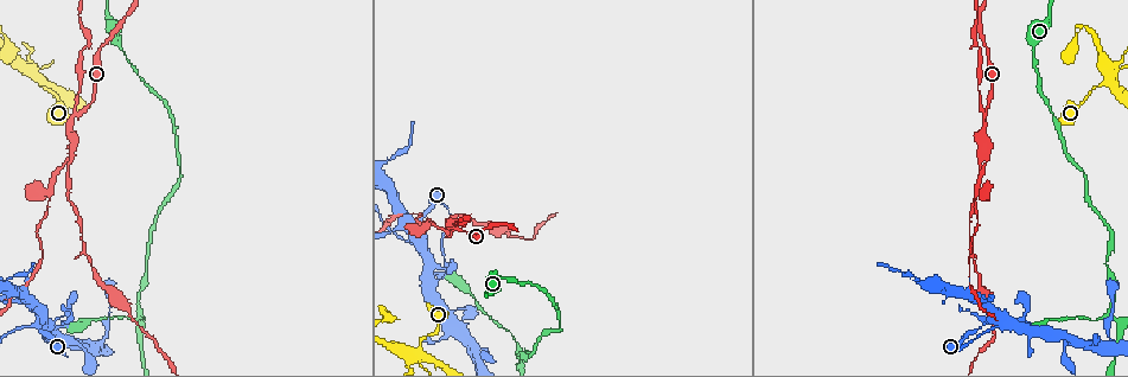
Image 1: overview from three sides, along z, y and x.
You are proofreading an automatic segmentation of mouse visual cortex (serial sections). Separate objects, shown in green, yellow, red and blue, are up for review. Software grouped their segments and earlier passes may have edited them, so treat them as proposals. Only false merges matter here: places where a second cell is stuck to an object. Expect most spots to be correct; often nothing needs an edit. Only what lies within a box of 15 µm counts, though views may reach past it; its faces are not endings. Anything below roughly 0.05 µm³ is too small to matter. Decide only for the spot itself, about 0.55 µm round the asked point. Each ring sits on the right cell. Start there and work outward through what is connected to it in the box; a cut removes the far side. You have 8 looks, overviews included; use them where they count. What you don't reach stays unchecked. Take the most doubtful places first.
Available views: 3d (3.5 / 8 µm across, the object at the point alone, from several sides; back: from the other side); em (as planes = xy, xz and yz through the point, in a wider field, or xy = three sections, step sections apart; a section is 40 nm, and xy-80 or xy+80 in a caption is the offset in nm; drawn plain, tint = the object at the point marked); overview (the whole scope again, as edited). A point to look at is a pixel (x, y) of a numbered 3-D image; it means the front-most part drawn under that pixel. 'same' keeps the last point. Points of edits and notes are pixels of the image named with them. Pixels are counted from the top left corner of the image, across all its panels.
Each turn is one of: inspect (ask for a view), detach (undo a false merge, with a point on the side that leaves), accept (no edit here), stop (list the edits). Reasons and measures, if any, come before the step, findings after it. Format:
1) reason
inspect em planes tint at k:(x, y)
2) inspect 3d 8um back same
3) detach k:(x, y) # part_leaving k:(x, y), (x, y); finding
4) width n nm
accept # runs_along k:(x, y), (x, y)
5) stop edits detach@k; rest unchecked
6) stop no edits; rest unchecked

branch point
inspect 3d 3.5um back at 1:(74, 152)

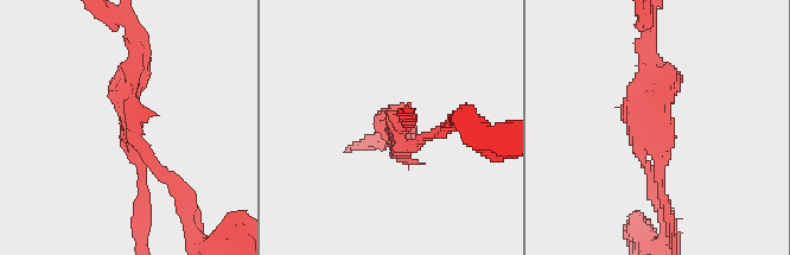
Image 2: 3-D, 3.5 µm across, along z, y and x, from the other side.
now the EM
inspect em xy step 1 tint at 2:(663, 134)

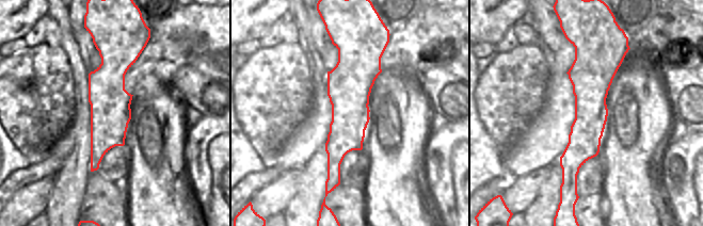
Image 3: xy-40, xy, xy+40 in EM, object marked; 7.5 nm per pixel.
another direction
inspect em planes tint same

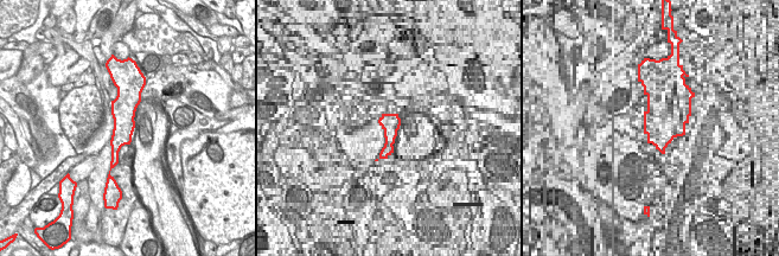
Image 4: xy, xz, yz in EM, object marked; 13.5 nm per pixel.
detach 2:(141, 190) # a second cell is stuck on

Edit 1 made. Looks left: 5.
three arms meet
inspect 3d 8um at 1:(137, 310)

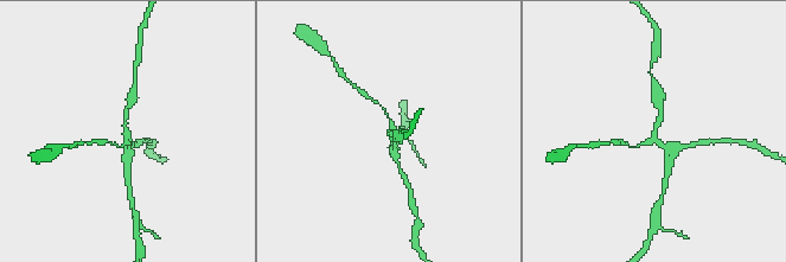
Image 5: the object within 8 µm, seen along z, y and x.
arms 3; arm_widths 100, 150, 200 nm; shape alone is not enough
inspect em xy step 1 tint at 5:(653, 137)

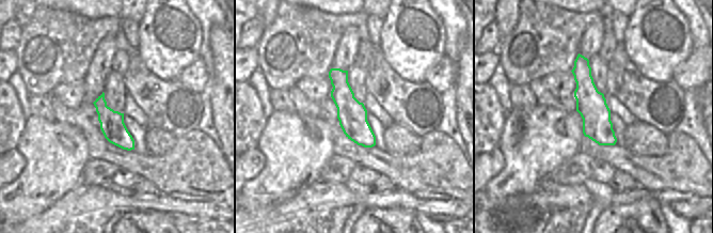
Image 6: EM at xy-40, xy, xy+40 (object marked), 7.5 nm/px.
accept # runs_along 6:(580, 58), (597, 125), (612, 142); one cell here

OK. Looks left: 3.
looks like a crossing
inspect 3d 8um at 1:(423, 238)

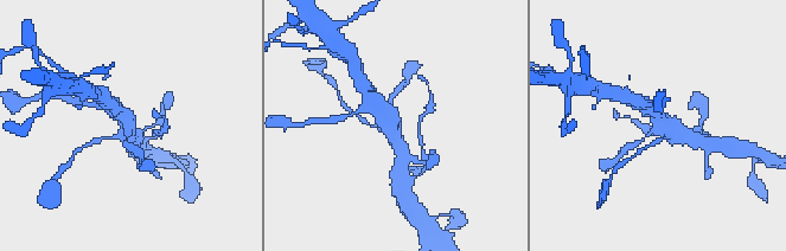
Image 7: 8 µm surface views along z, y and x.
inspect 3d 3.5um at 7:(392, 122)

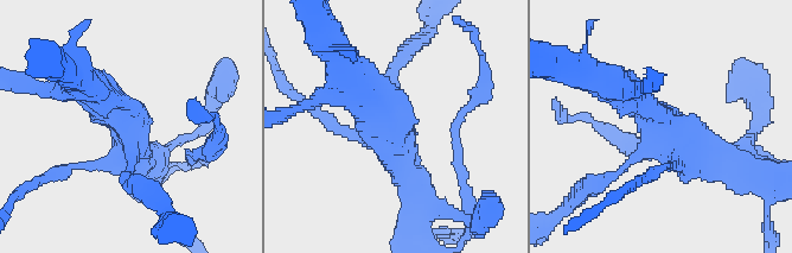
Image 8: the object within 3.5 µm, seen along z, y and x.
inspect em planes tint at 8:(128, 139)

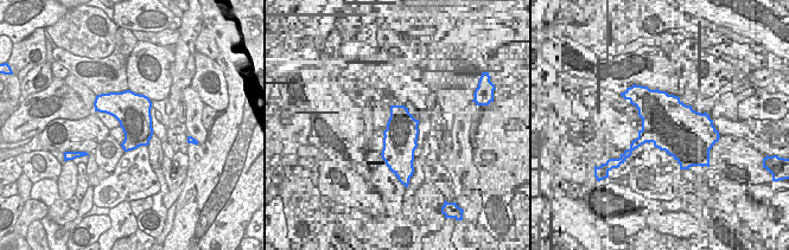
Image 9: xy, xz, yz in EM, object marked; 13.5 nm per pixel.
accept # runs_along 8:(398, 59), (398, 157), (416, 184); continuous, no second cell

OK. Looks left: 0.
stop edits detach@2; rest unchecked

